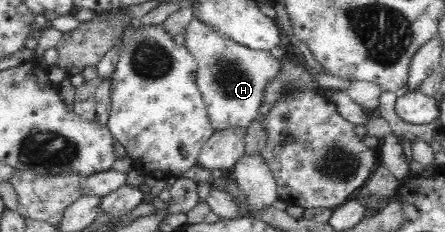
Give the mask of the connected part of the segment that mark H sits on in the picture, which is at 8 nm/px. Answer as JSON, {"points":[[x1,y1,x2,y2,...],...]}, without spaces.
{"points":[[196,16,185,28,183,45,196,63,196,84,206,103,213,132,248,130,265,111,266,90,284,70,282,59,273,57,270,51,244,46,219,32,216,25]]}

